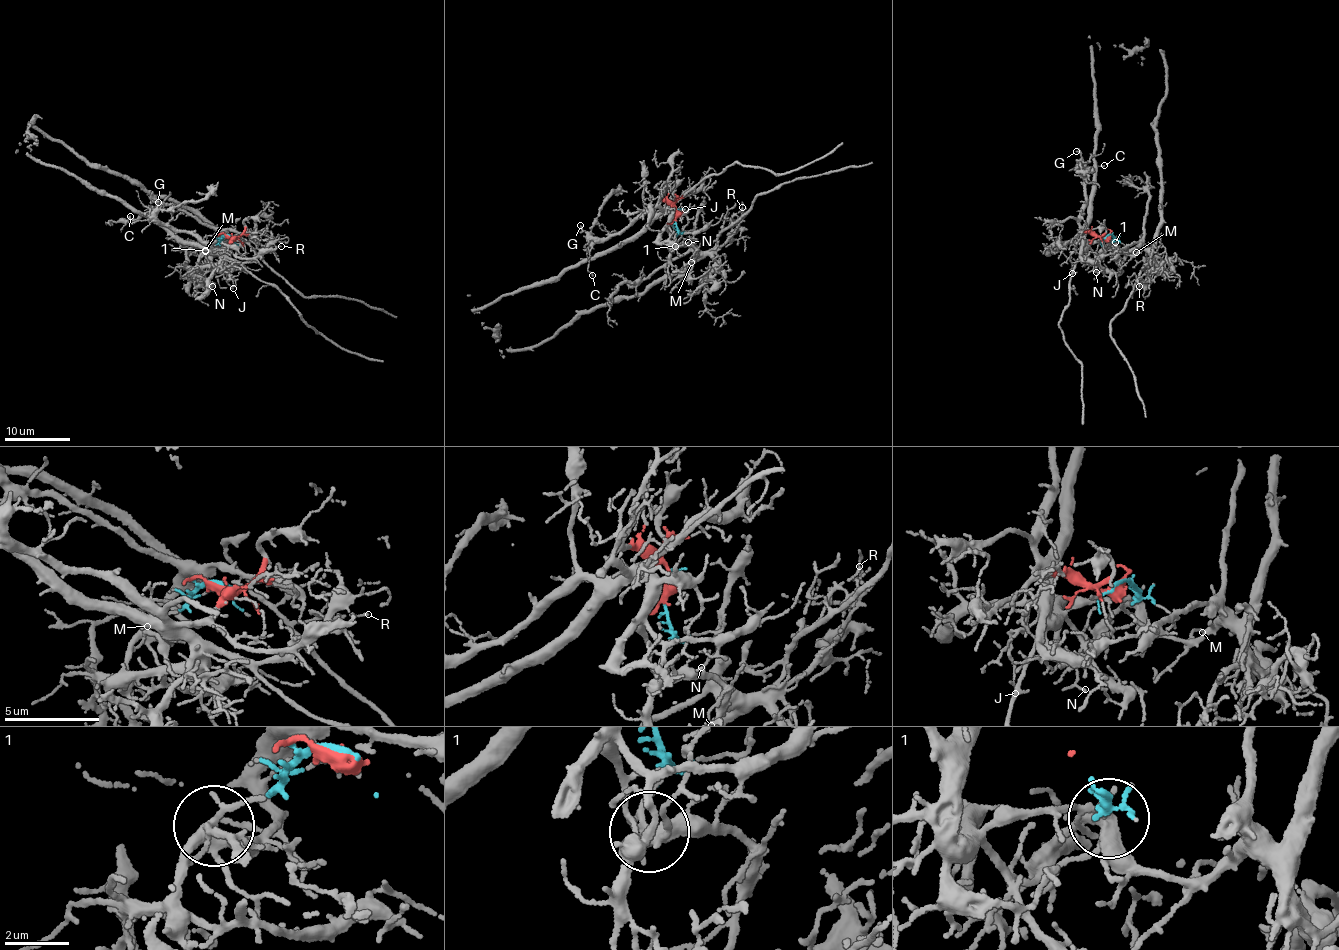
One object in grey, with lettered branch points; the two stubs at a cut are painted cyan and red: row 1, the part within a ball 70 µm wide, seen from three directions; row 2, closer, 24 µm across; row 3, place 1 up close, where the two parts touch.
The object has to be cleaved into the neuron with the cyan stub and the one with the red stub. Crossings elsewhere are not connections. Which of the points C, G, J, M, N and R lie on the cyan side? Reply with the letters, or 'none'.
M, R

